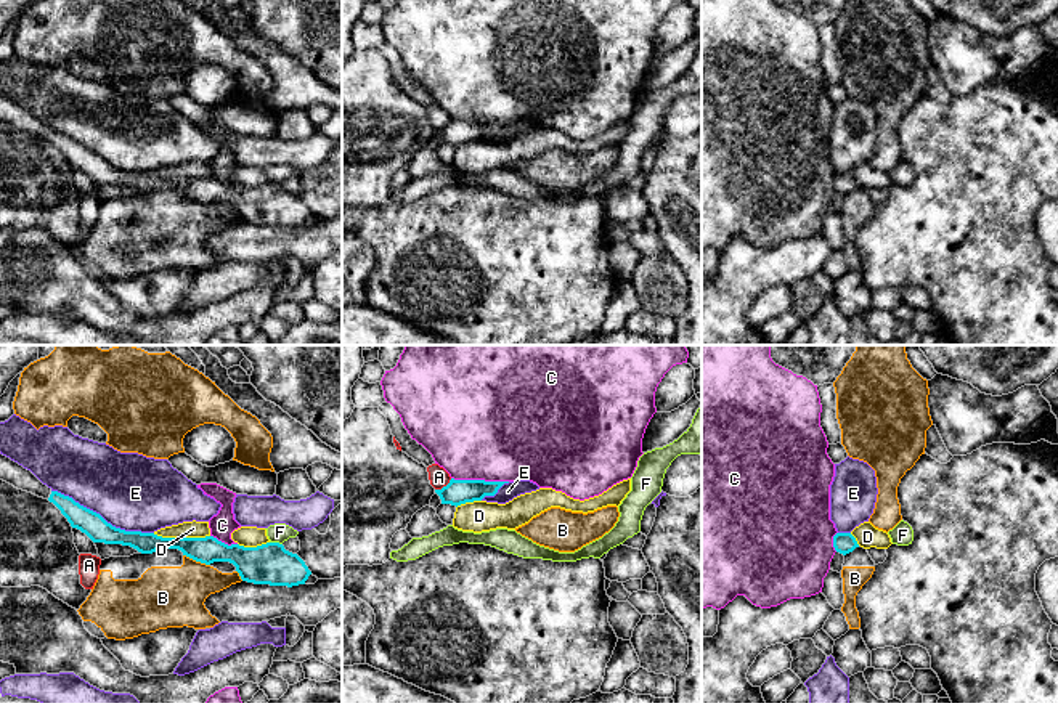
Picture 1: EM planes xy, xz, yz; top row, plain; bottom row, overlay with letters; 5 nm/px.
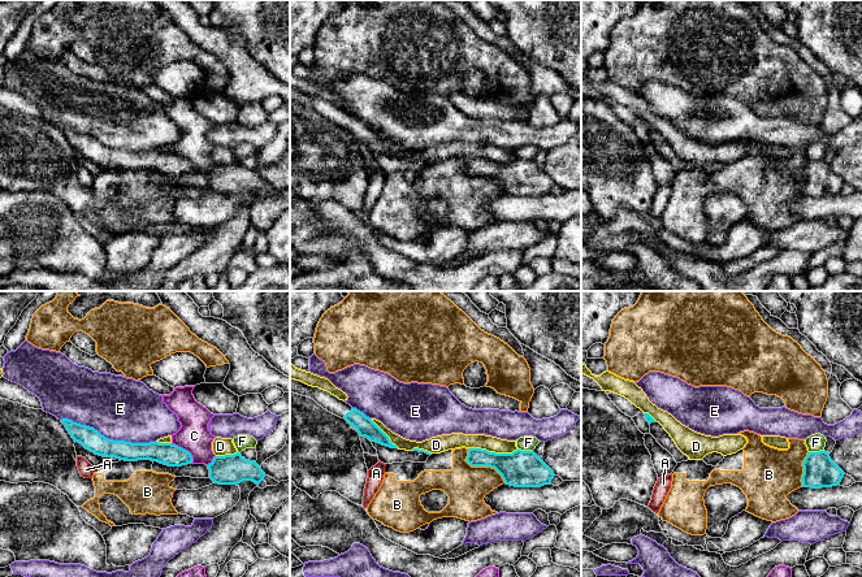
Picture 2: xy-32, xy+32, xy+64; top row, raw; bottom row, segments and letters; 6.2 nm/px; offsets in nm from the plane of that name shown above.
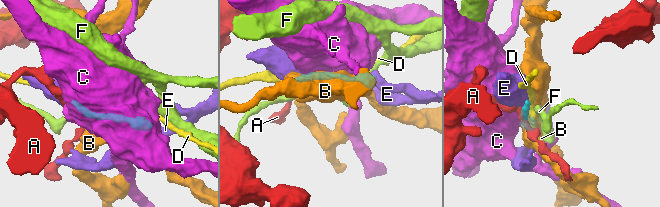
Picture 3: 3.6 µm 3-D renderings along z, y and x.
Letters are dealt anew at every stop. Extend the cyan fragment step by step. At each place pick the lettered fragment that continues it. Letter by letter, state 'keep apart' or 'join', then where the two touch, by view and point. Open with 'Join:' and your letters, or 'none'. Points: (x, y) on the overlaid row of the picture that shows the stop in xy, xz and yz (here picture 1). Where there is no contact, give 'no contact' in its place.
Join: none
A: keep apart; meets cyan in xz at (443, 487)
B: keep apart; meets cyan in xy at (196, 560)
C: keep apart; meets cyan in xz at (480, 480)
D: keep apart; meets cyan in xy at (182, 538)
E: keep apart; meets cyan in xy at (101, 517)
F: keep apart; meets cyan in xy at (276, 543)

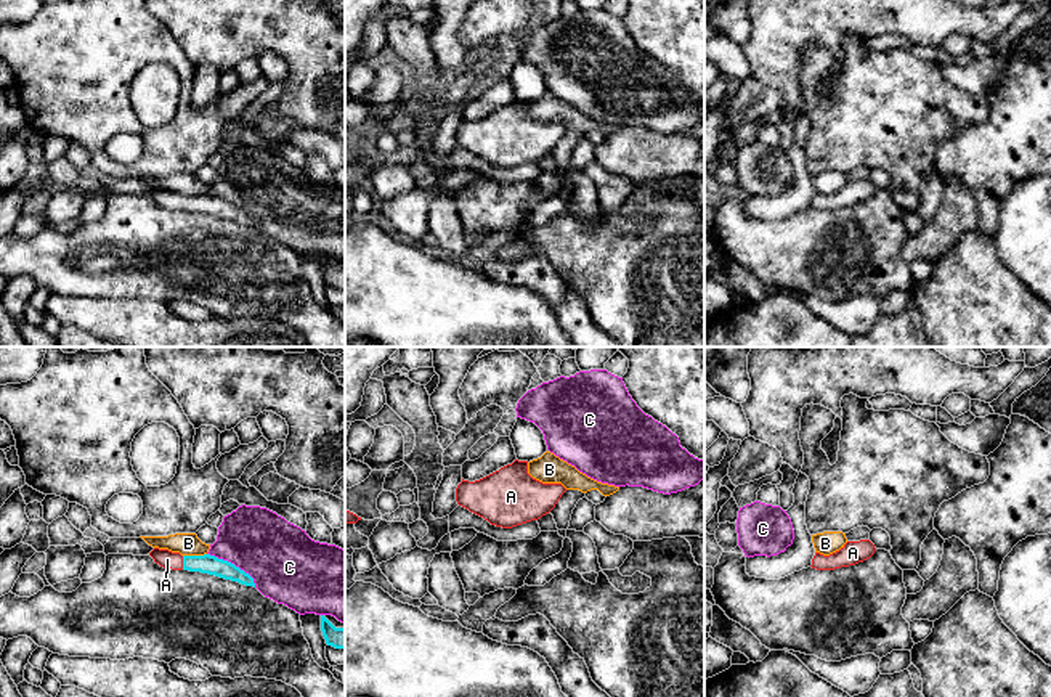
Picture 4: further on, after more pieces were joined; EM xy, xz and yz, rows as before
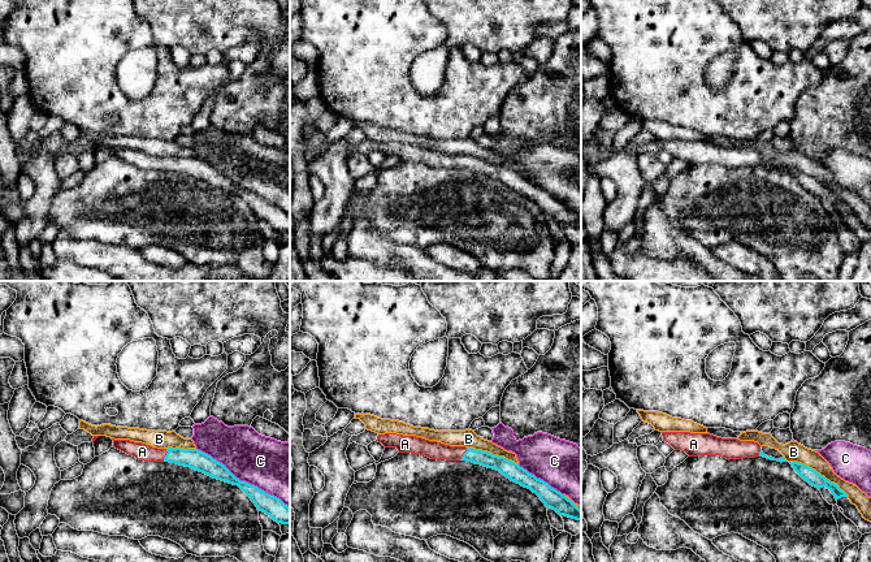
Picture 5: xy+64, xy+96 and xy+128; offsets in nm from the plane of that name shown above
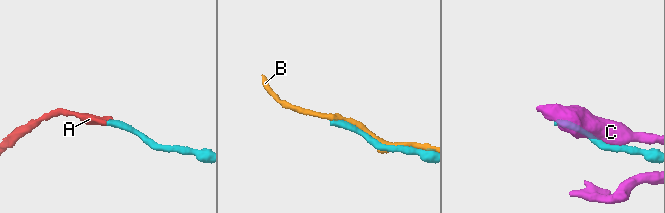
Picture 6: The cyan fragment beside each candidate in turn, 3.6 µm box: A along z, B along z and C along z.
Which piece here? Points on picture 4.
Join: A
A: join; meets cyan in xy at (183, 562)
B: keep apart; meets cyan in xy at (194, 556)
C: keep apart; meets cyan in xy at (233, 564)

